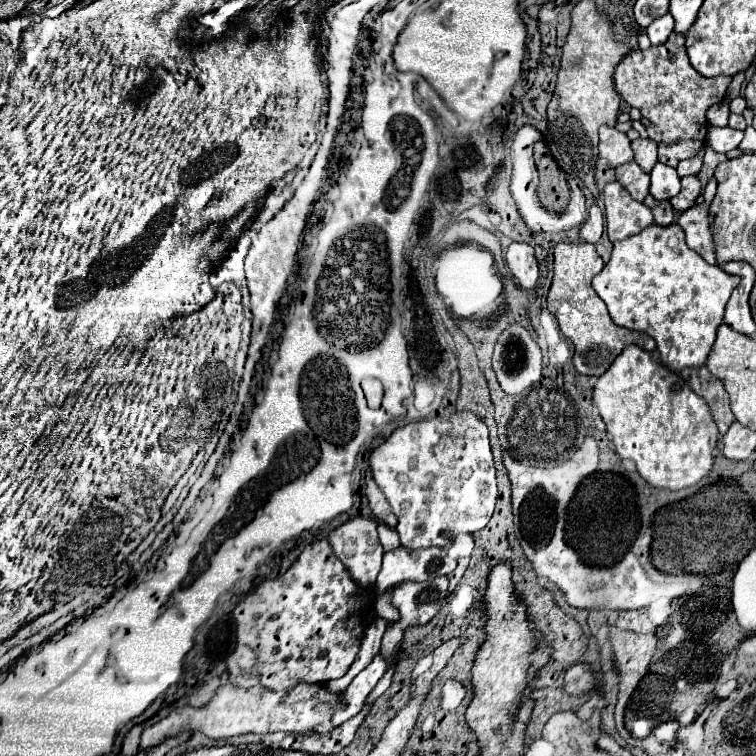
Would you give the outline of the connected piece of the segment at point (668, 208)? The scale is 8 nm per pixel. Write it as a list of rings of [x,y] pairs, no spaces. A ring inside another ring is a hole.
[[[648,195],[644,199],[644,205],[648,205],[652,209],[656,225],[672,225],[674,223],[674,209],[668,201],[656,201],[652,195]]]

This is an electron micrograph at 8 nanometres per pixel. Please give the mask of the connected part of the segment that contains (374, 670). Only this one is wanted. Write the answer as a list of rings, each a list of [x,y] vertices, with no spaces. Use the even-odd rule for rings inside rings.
[[[376,655],[374,661],[372,661],[362,673],[358,673],[358,677],[348,685],[348,689],[346,689],[344,695],[342,695],[342,701],[344,701],[348,707],[346,707],[344,711],[338,711],[338,713],[332,717],[332,725],[334,725],[334,727],[342,725],[344,721],[352,719],[358,711],[362,711],[362,707],[364,707],[370,691],[376,687],[376,683],[378,683],[380,677],[384,675],[384,669],[386,669],[384,657]]]

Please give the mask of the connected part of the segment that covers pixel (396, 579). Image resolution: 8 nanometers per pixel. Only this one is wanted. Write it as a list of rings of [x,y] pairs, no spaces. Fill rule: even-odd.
[[[396,547],[384,553],[382,571],[376,587],[388,589],[404,581],[428,581],[440,575],[450,575],[456,569],[456,561],[446,555],[440,547],[408,549]]]

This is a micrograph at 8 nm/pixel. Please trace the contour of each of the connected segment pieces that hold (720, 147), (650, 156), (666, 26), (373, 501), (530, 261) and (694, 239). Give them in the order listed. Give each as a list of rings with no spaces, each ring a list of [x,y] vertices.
[[[708,127],[706,145],[712,147],[716,153],[728,153],[740,145],[744,139],[744,131],[732,127]]]
[[[636,139],[632,141],[632,151],[634,151],[634,161],[640,165],[640,169],[650,173],[658,161],[656,143],[652,139]]]
[[[666,13],[666,15],[662,15],[650,23],[650,27],[646,29],[646,35],[650,37],[652,45],[660,45],[668,39],[668,35],[672,31],[674,31],[674,21],[672,21],[672,15]]]
[[[370,479],[368,485],[366,485],[366,497],[368,497],[368,503],[370,503],[372,513],[374,513],[382,523],[386,523],[388,527],[396,527],[398,521],[396,521],[390,505],[388,505],[384,493],[378,489],[378,485],[376,485],[372,479]]]
[[[512,243],[506,251],[506,263],[522,289],[534,289],[540,273],[534,247],[528,243]]]
[[[712,176],[703,193],[704,203],[686,209],[684,213],[680,213],[680,217],[676,221],[686,233],[686,245],[692,251],[696,251],[698,255],[702,255],[702,259],[706,259],[706,263],[710,263],[710,265],[716,263],[716,257],[714,257],[714,241],[712,241],[712,235],[710,235],[708,209],[716,194],[716,189],[717,181]]]

